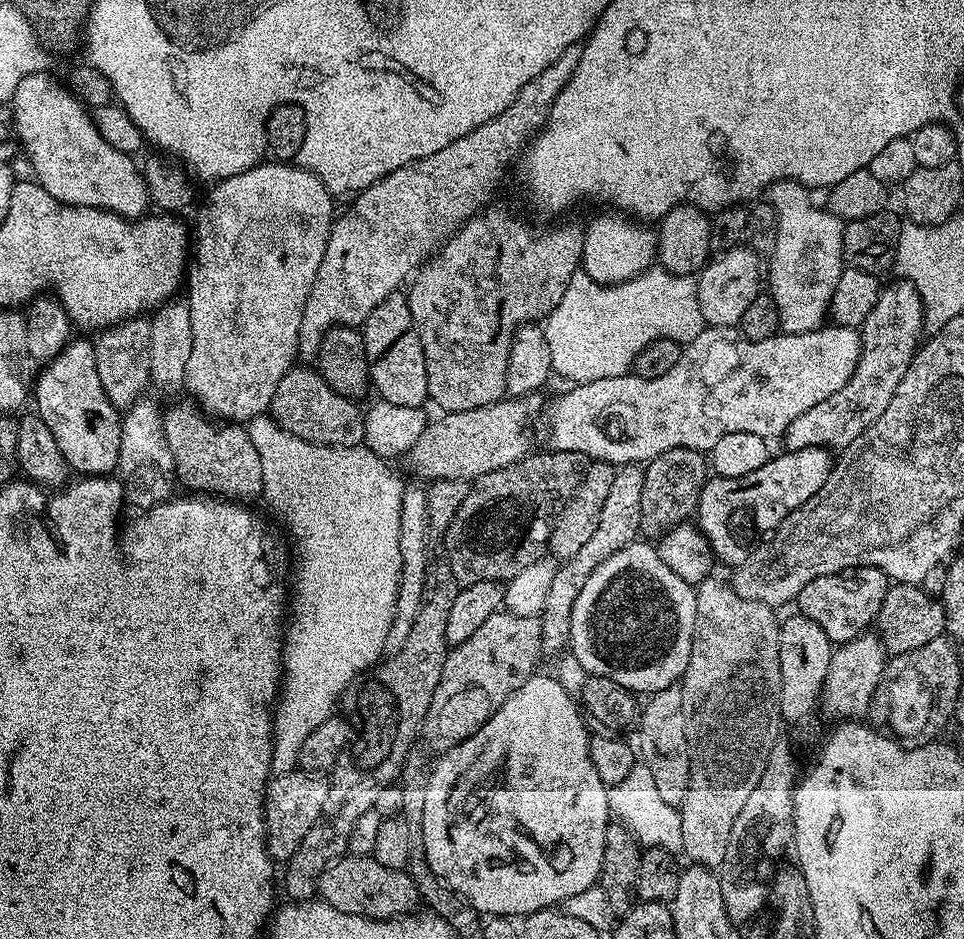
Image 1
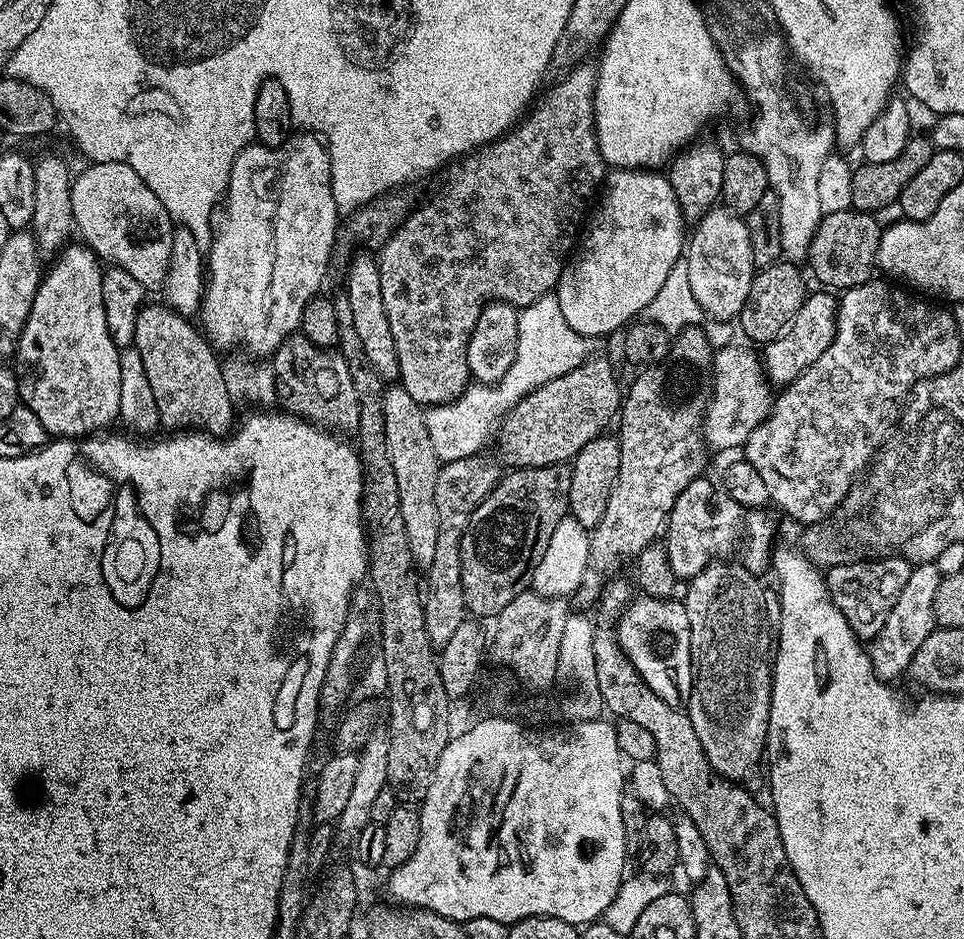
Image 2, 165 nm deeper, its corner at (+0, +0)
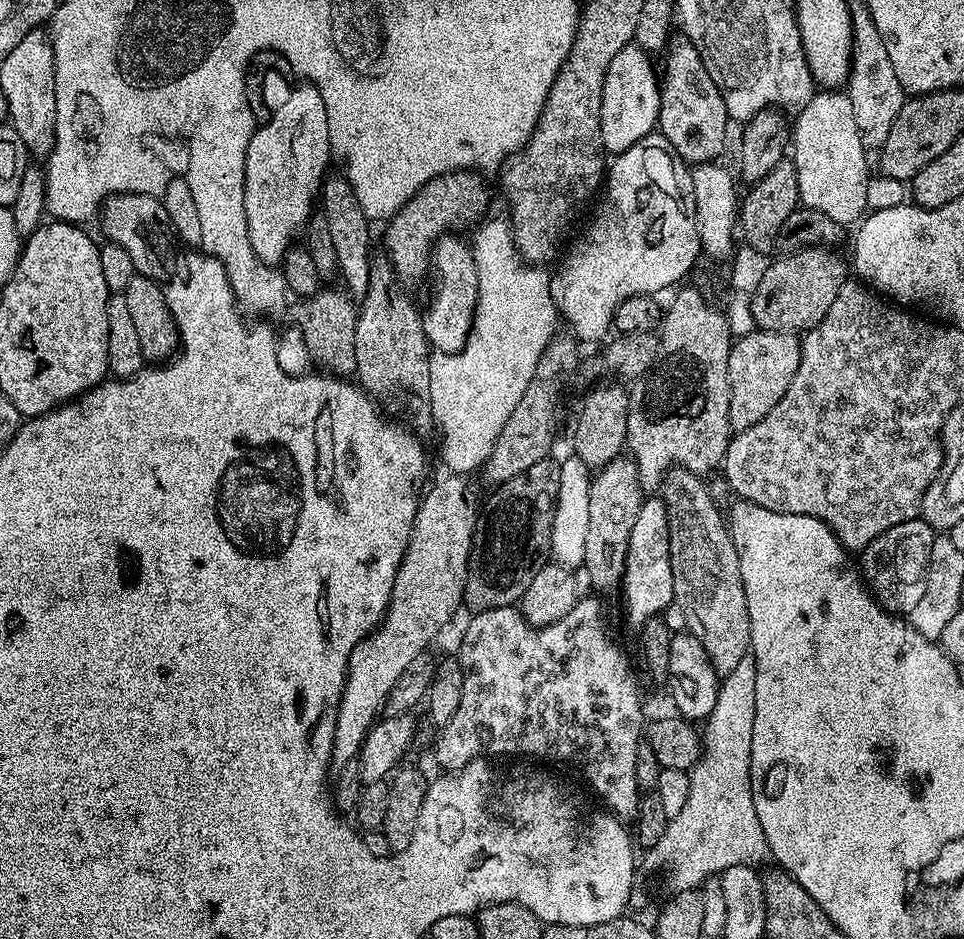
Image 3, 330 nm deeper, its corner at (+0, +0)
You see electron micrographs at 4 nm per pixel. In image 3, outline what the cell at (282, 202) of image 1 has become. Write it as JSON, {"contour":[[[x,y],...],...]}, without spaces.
{"contour":[[[313,84],[297,85],[255,129],[244,163],[244,213],[250,242],[258,259],[273,266],[279,265],[293,247],[292,239],[305,231],[314,212],[312,203],[317,203],[324,177],[330,172],[328,159],[334,156],[322,94]]]}

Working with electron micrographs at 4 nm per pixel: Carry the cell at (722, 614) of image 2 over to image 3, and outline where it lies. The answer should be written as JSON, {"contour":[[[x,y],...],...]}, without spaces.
{"contour":[[[679,466],[668,469],[662,480],[662,499],[668,506],[668,541],[670,550],[670,570],[674,574],[676,583],[675,603],[680,604],[684,611],[684,620],[687,631],[702,642],[710,662],[717,674],[725,674],[734,670],[744,655],[752,647],[752,631],[750,630],[750,614],[748,613],[748,599],[742,582],[740,569],[740,552],[734,546],[732,534],[728,530],[725,513],[720,512],[717,501],[714,499],[709,485],[703,484],[697,473]]]}

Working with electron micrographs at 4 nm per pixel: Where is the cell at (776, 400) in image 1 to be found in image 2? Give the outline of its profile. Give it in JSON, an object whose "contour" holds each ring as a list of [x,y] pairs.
{"contour":[[[733,342],[725,348],[717,348],[712,358],[710,395],[702,421],[702,439],[712,450],[739,449],[774,407],[774,388],[764,375],[761,353],[755,347],[744,344]]]}

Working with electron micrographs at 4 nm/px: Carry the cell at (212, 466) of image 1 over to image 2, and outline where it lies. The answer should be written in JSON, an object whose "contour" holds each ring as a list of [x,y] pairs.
{"contour":[[[163,302],[145,303],[134,326],[132,344],[138,350],[138,354],[142,354],[146,378],[150,381],[150,391],[154,394],[160,422],[165,429],[168,427],[172,428],[168,430],[199,430],[207,432],[209,436],[223,437],[233,427],[234,397],[226,390],[226,378],[220,369],[221,357],[216,357],[217,349],[189,317],[178,315],[173,308],[169,308]]]}

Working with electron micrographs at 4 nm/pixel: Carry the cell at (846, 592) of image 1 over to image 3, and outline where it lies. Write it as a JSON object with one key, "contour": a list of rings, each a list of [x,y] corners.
{"contour":[[[917,518],[890,526],[886,534],[878,534],[874,542],[863,548],[861,556],[864,557],[859,557],[859,567],[872,595],[887,612],[910,614],[914,606],[918,606],[922,594],[926,594],[928,567],[932,561],[930,550],[937,535],[937,529],[927,520]]]}

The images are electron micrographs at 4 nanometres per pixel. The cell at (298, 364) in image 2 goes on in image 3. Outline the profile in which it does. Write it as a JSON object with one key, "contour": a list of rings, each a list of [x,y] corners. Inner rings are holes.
{"contour":[[[321,287],[313,296],[297,299],[291,305],[292,320],[308,347],[308,352],[321,364],[321,369],[335,374],[341,378],[348,378],[356,371],[354,358],[354,326],[356,325],[357,305],[347,291],[339,287]],[[340,291],[340,292],[339,292]],[[353,303],[353,304],[352,304]]]}

